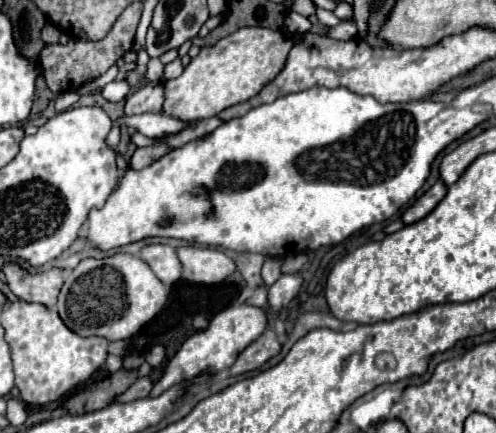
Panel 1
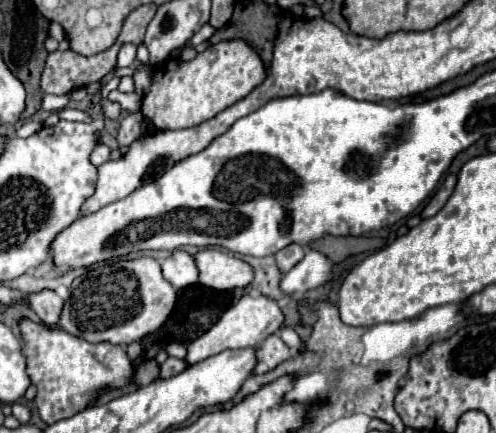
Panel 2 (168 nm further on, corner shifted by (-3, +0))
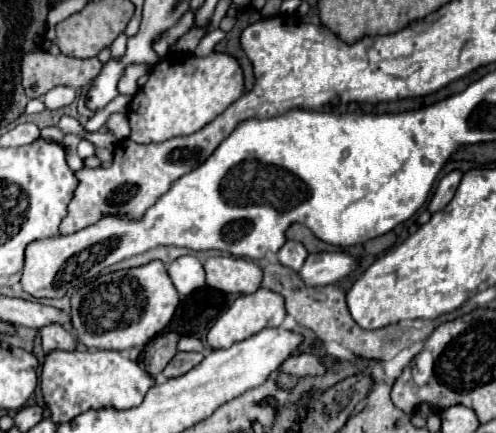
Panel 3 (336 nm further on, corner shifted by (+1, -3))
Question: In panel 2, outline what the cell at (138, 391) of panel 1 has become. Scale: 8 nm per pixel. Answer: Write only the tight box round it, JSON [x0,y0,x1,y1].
[163,358,185,378]

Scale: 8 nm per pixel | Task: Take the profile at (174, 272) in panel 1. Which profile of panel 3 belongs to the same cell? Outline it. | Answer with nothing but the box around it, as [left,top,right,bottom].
[167,255,205,297]

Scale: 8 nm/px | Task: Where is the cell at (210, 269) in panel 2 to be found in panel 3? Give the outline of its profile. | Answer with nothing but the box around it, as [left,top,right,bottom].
[203,257,263,293]

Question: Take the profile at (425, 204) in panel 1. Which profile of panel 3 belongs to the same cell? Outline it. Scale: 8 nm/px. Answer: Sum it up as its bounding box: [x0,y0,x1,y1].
[429,171,463,213]

